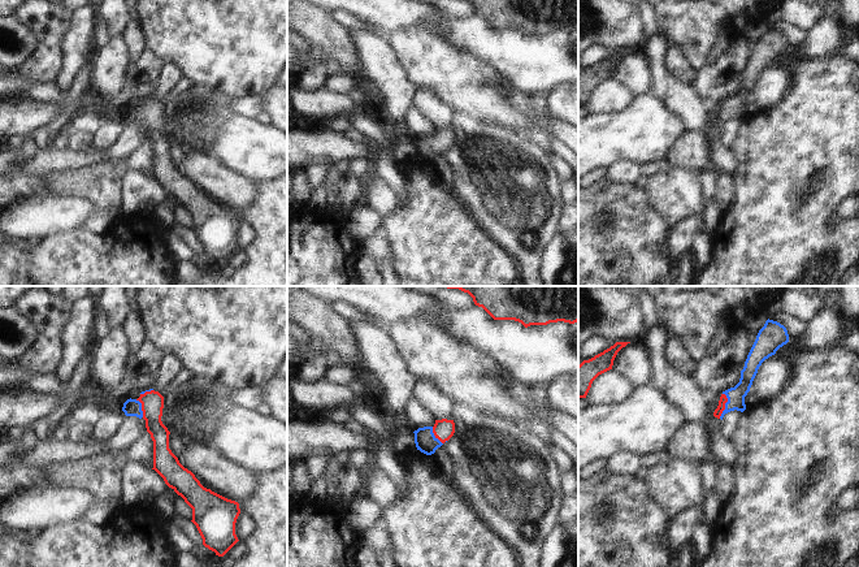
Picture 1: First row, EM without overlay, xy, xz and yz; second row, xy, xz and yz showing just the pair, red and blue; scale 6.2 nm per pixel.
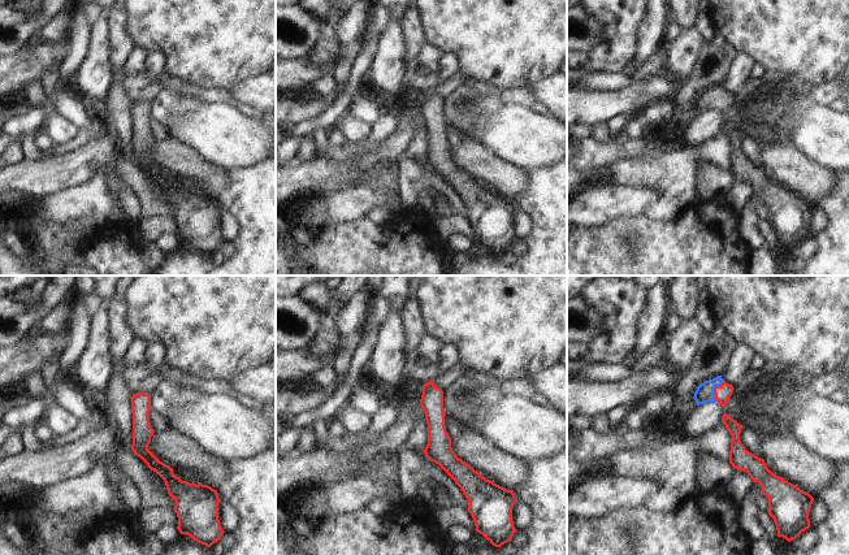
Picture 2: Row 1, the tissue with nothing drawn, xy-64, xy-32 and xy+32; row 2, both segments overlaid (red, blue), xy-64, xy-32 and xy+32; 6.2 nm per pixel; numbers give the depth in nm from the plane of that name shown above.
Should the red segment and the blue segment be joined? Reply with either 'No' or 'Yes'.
Yes

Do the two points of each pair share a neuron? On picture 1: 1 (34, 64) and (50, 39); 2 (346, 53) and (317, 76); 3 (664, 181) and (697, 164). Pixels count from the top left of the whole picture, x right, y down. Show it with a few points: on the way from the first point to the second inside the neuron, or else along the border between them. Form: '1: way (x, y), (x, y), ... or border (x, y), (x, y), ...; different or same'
1: way (40, 57), (47, 51), (47, 46); same
2: border (332, 59), (347, 73); different
3: border (671, 164), (699, 174); different

